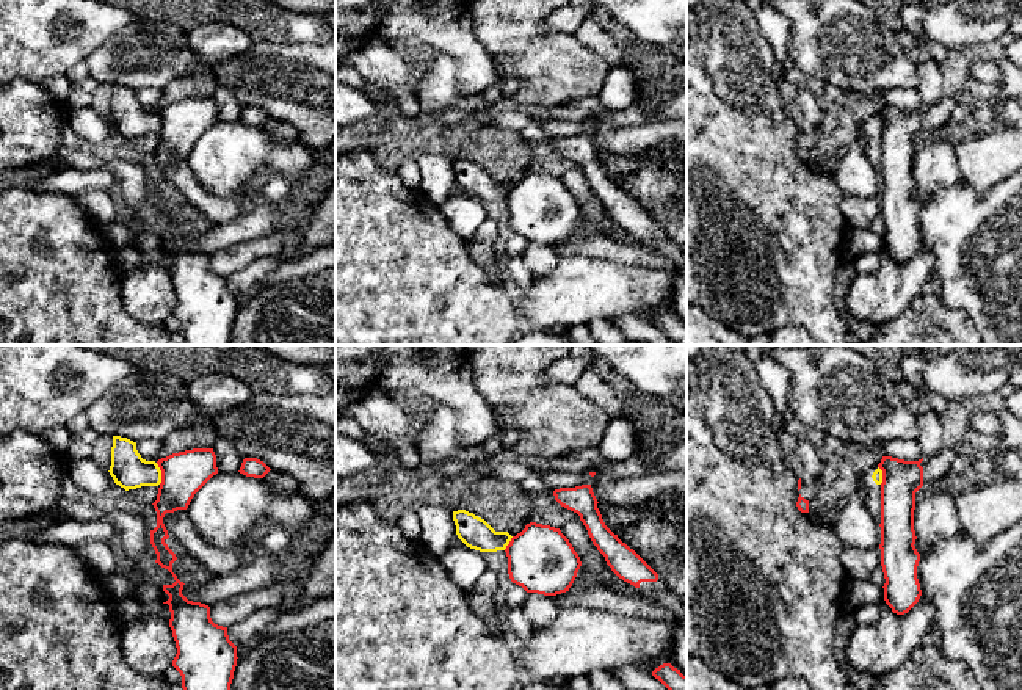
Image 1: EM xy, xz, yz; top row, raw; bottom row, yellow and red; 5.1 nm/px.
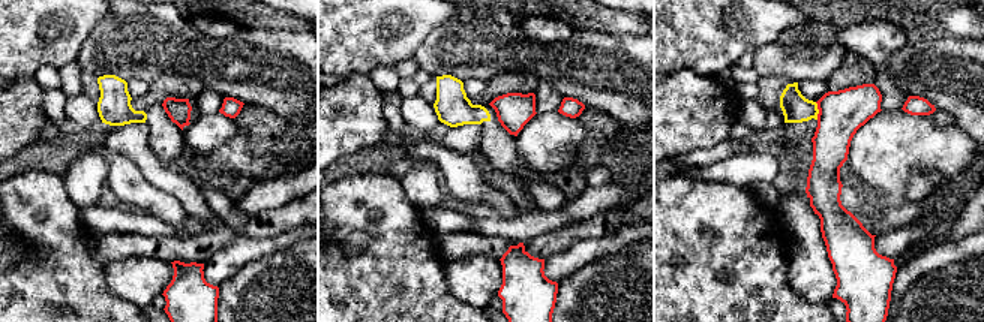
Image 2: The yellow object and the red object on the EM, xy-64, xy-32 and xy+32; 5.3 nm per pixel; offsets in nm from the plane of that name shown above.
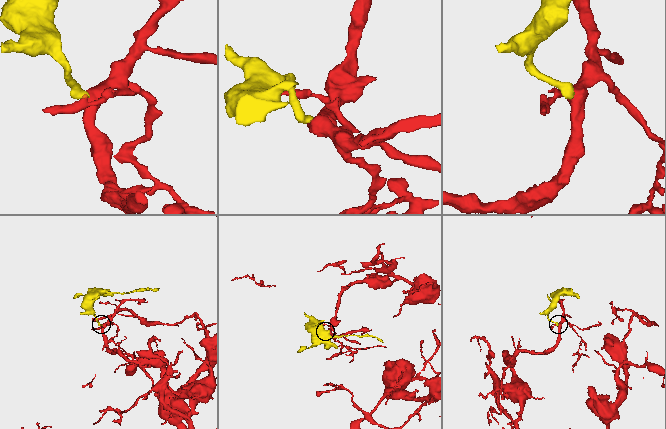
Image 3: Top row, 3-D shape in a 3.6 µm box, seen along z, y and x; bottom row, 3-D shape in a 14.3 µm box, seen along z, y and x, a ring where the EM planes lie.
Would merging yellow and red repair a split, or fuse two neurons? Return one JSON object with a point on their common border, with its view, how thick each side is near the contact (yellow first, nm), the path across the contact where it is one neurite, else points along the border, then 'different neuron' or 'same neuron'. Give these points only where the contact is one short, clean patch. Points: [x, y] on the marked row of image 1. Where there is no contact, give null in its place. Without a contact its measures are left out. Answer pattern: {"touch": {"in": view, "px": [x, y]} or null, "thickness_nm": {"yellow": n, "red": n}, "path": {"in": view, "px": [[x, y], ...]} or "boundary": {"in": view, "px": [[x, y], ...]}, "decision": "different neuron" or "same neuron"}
{"touch": {"in": "xy", "px": [160, 474]}, "thickness_nm": {"yellow": 180, "red": 220}, "boundary": {"in": "xy", "px": [[155, 463], [160, 471], [160, 483]]}, "decision": "different neuron"}

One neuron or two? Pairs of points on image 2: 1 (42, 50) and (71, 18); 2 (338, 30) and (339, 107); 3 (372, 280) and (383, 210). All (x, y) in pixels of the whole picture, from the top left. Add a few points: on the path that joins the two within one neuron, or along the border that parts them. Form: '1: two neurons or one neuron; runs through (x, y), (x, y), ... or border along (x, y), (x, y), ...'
1: one neuron; runs through (47, 42), (63, 26)
2: two neurons; border along (368, 74), (348, 74), (342, 80)
3: one neuron; runs through (380, 262), (380, 228)

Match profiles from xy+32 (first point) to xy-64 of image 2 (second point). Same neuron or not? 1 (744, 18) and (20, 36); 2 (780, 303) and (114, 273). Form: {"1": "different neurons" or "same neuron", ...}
{"1": "same neuron", "2": "different neurons"}

